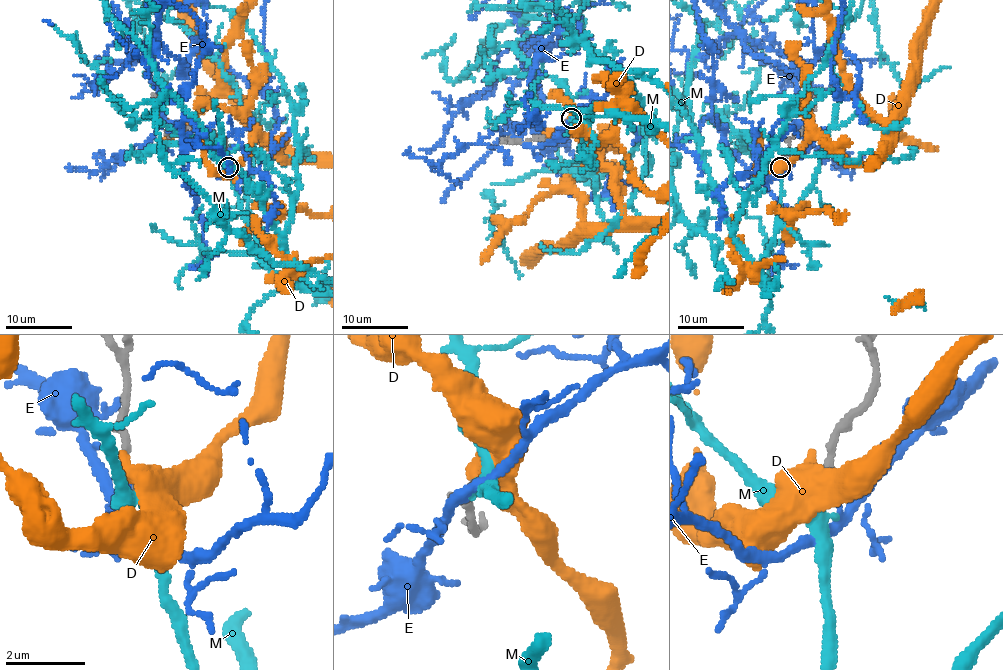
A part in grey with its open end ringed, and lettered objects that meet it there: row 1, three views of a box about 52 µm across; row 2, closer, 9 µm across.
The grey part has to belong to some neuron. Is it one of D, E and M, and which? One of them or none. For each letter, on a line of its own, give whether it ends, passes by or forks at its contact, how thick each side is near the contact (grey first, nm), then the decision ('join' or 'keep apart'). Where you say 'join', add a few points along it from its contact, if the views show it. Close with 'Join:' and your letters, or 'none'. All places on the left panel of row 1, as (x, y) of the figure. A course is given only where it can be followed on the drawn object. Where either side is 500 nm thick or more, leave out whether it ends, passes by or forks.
D: 200 nm thick on the grey side, 550 nm on the other; keep apart
E: it ends there; 200 nm thick on the grey side, 110 nm on the other; keep apart
M: it passes by; 190 nm thick on the grey side, 240 nm on the other; join
Join: M

